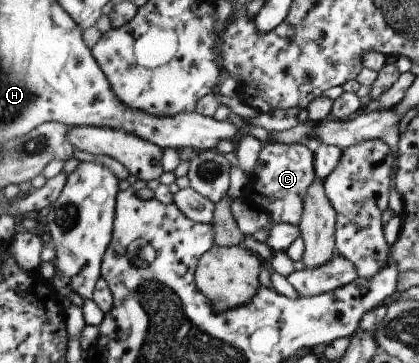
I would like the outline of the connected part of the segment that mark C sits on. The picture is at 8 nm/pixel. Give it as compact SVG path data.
M269 142L261 150L257 171L250 183L245 186L242 197L265 210L273 224L287 222L298 226L305 211L307 191L315 183L315 179L316 155L308 145Z

